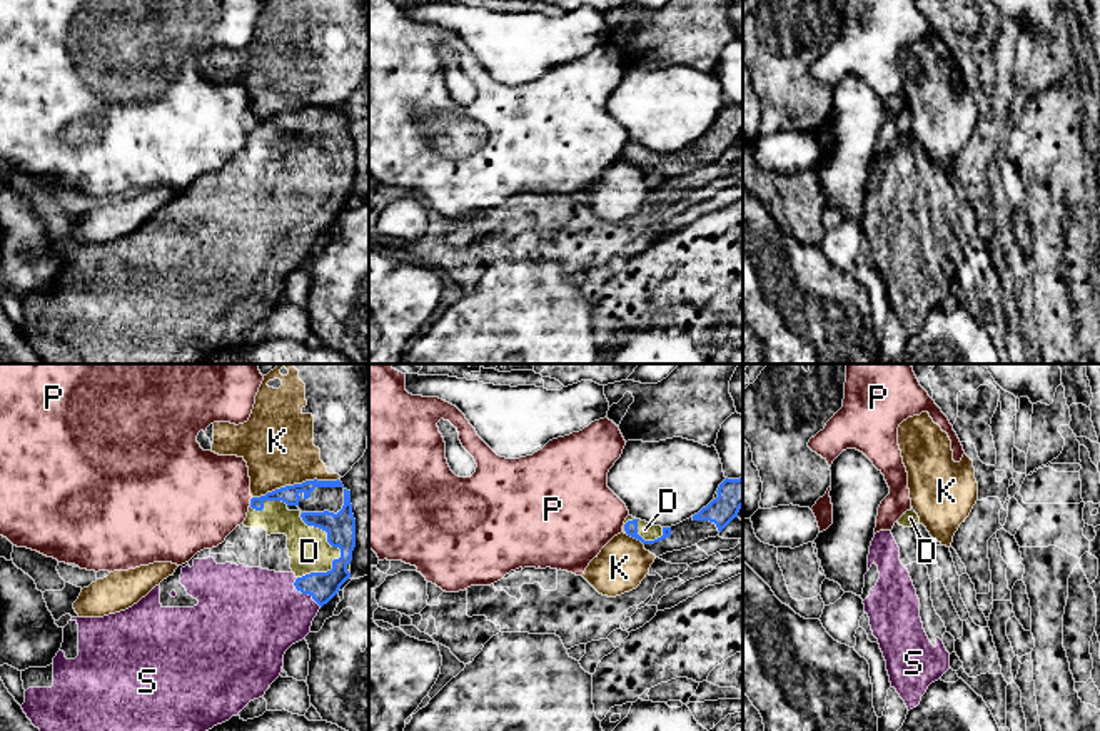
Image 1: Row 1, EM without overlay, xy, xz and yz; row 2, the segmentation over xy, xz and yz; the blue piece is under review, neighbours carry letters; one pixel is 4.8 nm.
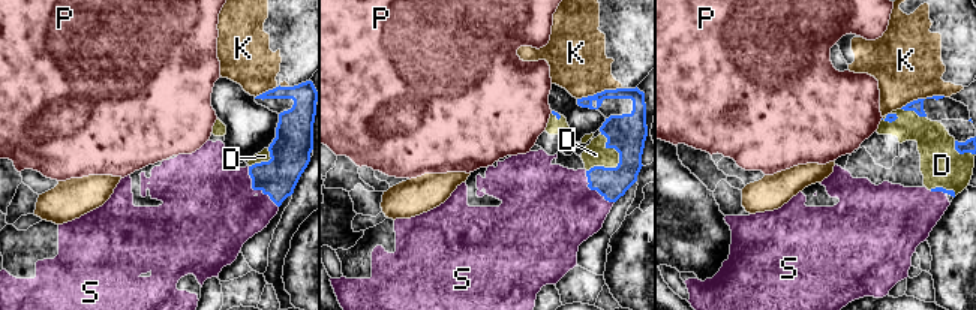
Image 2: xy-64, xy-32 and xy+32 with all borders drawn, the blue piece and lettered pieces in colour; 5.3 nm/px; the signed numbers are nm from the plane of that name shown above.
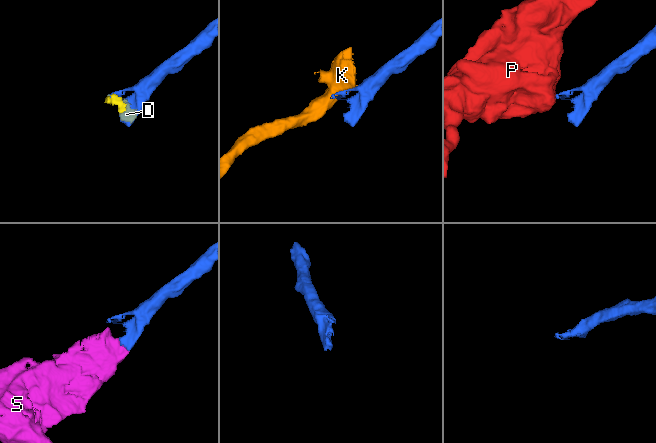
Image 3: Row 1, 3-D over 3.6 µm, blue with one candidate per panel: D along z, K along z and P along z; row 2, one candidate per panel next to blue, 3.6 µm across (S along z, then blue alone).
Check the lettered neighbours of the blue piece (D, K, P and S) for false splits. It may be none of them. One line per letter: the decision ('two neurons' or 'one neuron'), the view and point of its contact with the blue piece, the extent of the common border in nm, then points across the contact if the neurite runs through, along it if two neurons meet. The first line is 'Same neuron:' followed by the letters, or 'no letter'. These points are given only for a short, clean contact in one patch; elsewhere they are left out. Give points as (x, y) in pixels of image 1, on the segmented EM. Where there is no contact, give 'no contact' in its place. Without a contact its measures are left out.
Same neuron: D, S
D: one neuron | xy (327, 541) | 320 nm
K: two neurons | xy (294, 484) | 420 nm | along xy (338, 478), (306, 479), (252, 498)
P: two neurons | xy (251, 501) | 40 nm | along xy (252, 498), (249, 504)
S: one neuron | xy (304, 593) | 190 nm

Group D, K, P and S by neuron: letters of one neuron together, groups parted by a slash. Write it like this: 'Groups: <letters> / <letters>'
Groups: D S / K / P

